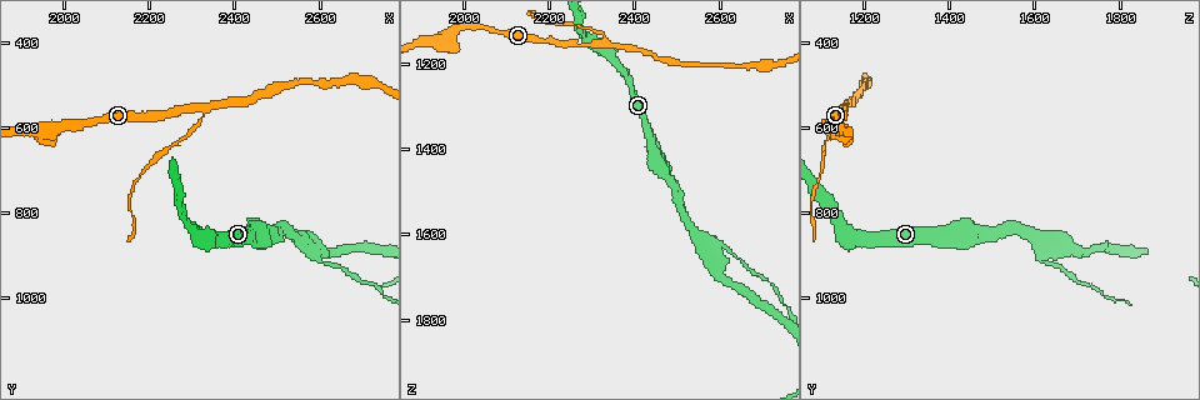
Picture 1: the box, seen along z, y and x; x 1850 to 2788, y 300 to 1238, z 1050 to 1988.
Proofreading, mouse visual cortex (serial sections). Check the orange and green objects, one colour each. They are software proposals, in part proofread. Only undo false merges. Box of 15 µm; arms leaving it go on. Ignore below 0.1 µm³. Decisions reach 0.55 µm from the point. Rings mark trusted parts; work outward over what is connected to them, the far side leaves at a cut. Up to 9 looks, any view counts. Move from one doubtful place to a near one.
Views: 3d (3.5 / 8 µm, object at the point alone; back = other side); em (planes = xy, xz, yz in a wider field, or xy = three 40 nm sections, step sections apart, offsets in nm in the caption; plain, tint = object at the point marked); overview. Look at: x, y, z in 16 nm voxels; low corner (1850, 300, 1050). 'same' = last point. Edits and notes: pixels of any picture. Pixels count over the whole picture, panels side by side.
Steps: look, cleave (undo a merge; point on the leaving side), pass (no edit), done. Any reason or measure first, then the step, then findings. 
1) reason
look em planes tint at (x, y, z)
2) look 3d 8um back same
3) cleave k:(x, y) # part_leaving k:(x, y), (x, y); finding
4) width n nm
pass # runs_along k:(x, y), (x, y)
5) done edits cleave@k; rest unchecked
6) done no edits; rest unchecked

sudden change in width
look 3d 8um at (2480, 840, 1465)

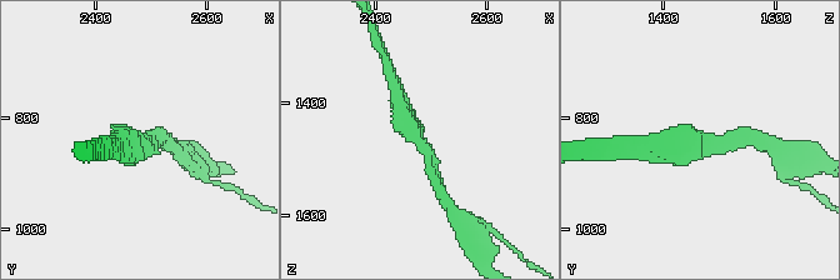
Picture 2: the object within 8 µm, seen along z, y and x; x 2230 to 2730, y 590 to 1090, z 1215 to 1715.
look em xy step 2 tint at (2475, 835, 1465)

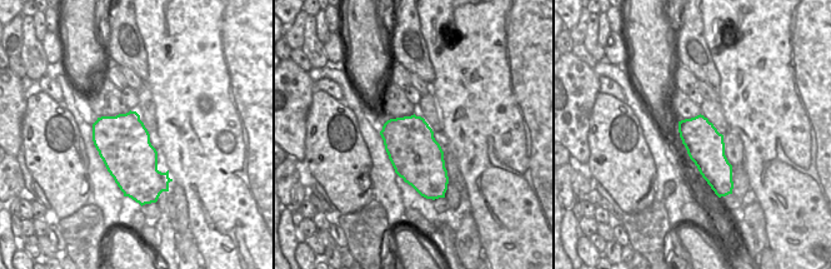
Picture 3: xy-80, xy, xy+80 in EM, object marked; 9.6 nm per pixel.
pass # runs_along 2:(400, 111), (434, 171); all the same cell

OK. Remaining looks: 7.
calibre changes
look 3d 8um at (2300, 830, 1155)

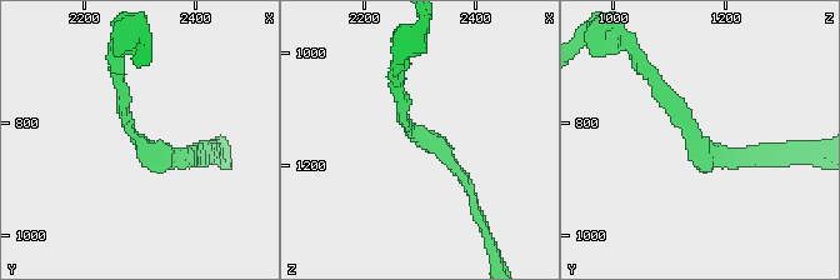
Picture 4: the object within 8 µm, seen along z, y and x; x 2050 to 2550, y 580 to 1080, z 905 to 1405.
zoom in
look 3d 3.5um at (2300, 830, 1155)

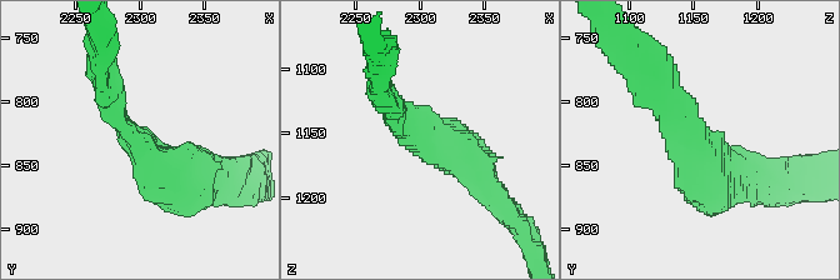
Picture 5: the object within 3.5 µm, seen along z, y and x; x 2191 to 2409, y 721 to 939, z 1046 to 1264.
look em xy step 1 tint at (2296, 834, 1152)

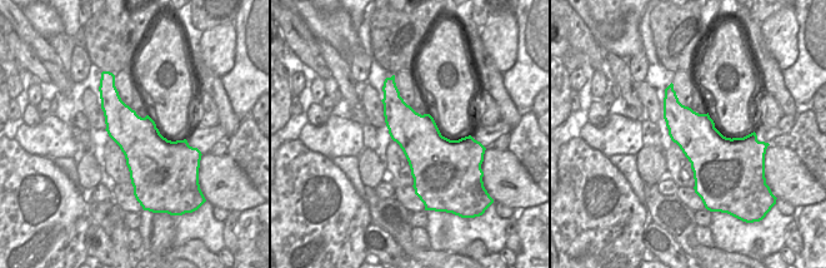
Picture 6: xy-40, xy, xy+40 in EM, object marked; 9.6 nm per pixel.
arm_widths 300, 500 nm
pass # one cell here

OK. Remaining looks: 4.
sharp bend
look 3d 3.5um at (1970, 605, 1130)

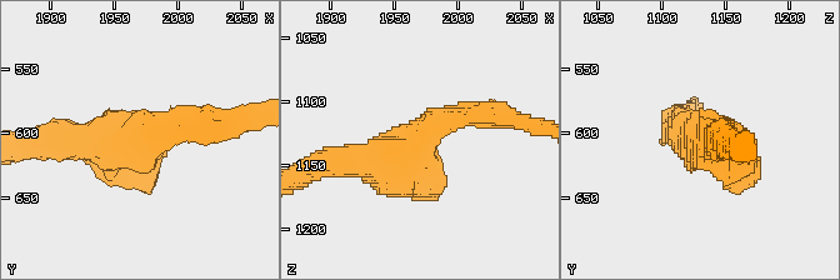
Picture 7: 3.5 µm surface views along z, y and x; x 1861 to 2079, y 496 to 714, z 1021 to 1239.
now the EM
look em xy step 1 tint at (1966, 602, 1134)

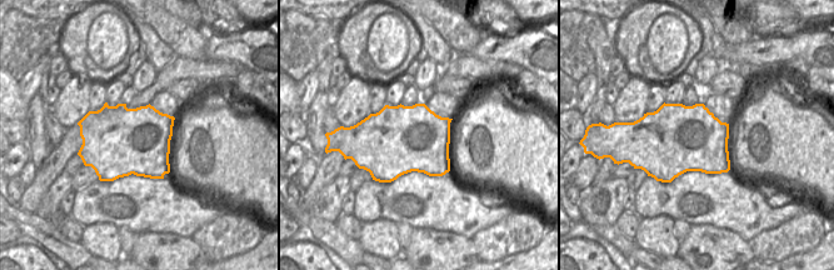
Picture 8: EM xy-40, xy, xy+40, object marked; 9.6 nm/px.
width 650 nm
pass # runs_along 7:(464, 115), (399, 158), (314, 166); continuous, no second cell

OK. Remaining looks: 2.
two arms in line, one across
look 3d 3.5um at (2330, 555, 1155)

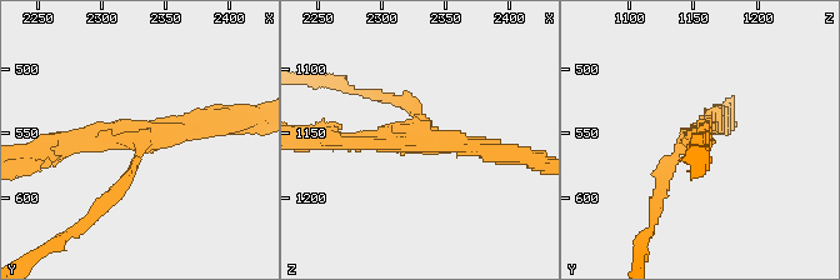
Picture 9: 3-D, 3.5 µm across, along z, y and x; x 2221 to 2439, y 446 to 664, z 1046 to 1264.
cleave 9:(126, 178) # part_leaving 9:(141, 141), (123, 188), (73, 230); a second cell is stuck on

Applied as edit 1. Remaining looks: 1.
done edits cleave@9; rest unchecked

